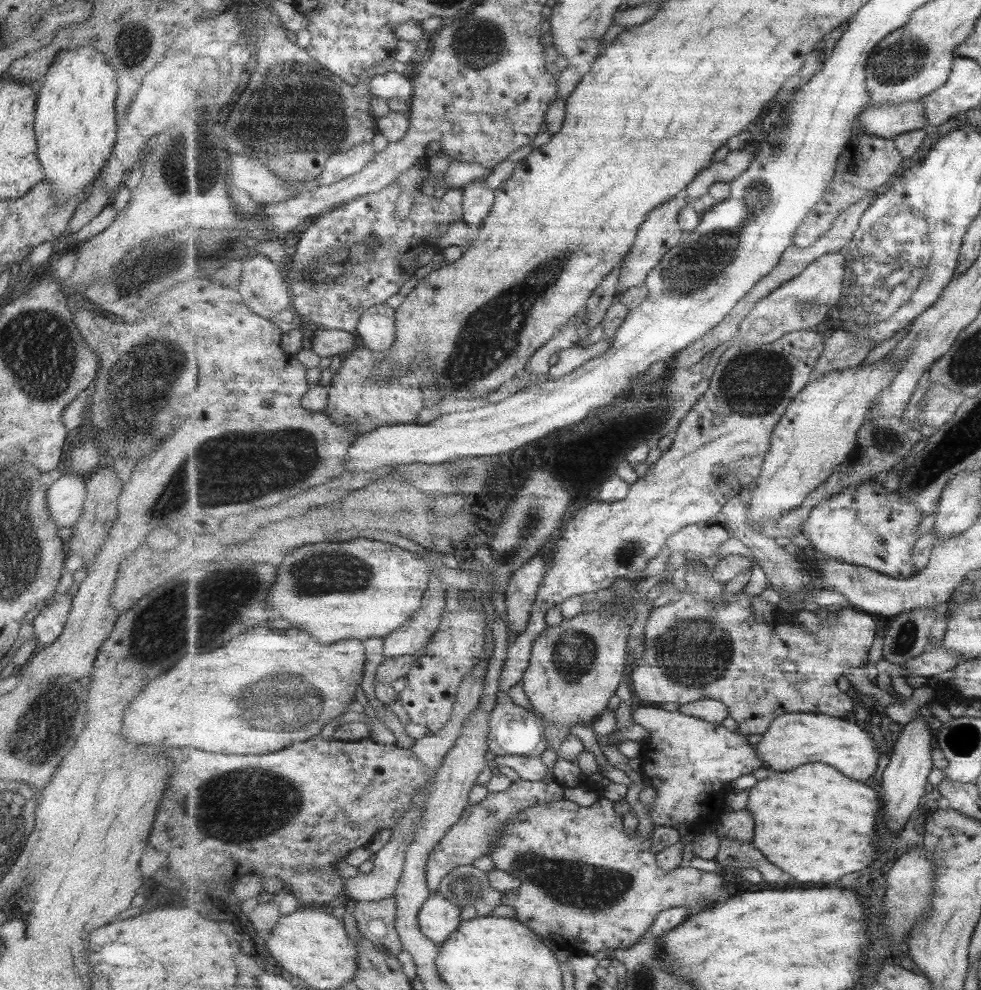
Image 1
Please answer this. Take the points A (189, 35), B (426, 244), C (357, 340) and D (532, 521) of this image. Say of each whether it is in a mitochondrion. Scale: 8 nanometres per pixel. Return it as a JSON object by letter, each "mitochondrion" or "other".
{"A":"other","B":"other","C":"other","D":"mitochondrion"}

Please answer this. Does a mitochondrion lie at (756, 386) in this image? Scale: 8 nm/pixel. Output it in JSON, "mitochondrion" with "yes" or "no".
{"mitochondrion":"yes"}

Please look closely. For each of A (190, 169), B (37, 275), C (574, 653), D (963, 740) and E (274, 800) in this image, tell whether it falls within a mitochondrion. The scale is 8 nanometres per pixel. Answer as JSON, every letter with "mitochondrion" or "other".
{"A":"mitochondrion","B":"other","C":"mitochondrion","D":"mitochondrion","E":"mitochondrion"}

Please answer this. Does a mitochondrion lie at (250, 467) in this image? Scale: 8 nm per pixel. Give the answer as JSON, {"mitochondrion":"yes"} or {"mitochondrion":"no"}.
{"mitochondrion":"yes"}

